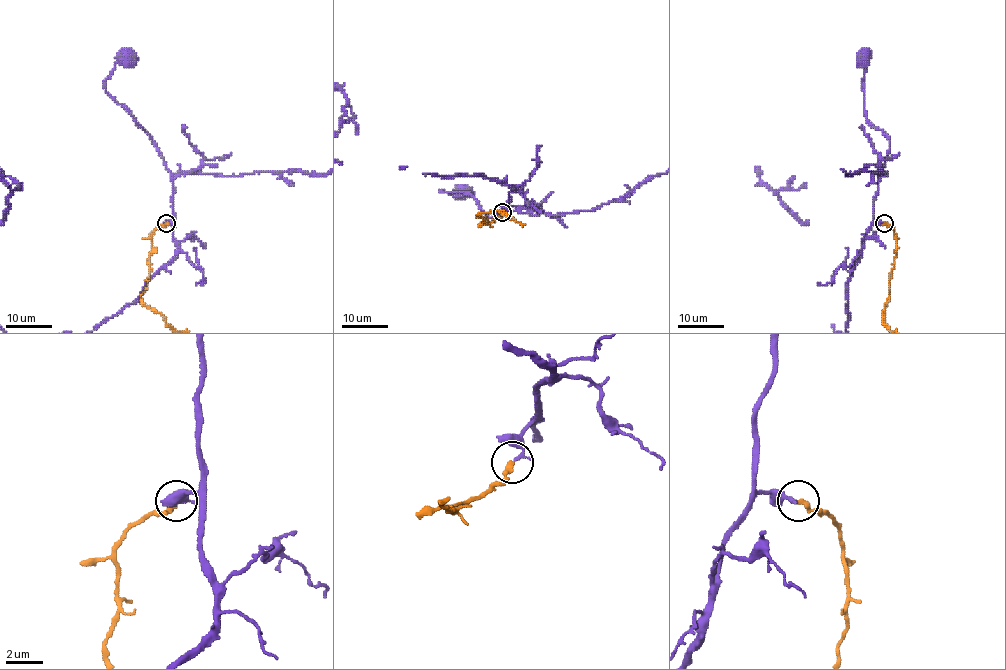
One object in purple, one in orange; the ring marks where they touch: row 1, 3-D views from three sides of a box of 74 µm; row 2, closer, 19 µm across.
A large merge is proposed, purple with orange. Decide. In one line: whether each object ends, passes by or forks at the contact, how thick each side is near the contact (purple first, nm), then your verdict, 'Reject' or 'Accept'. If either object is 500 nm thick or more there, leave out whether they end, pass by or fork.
At the ring purple ends. At the ring orange ends. Thickness 220 nm (purple) against 320 nm. Accept

